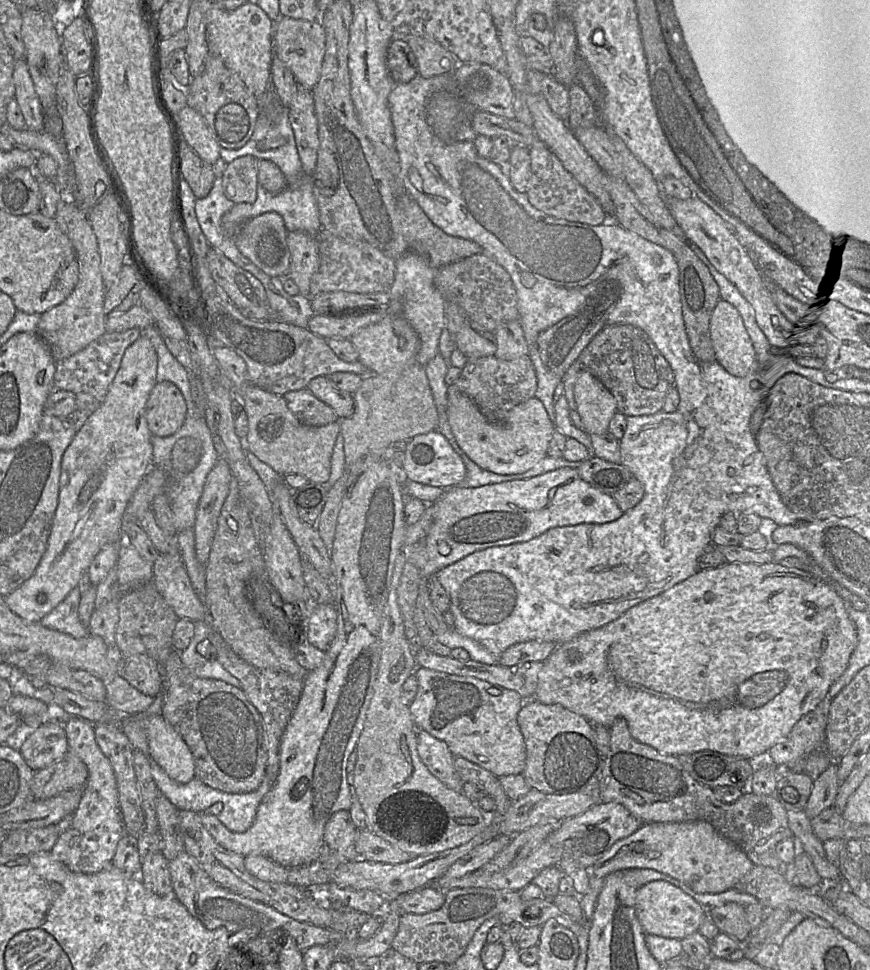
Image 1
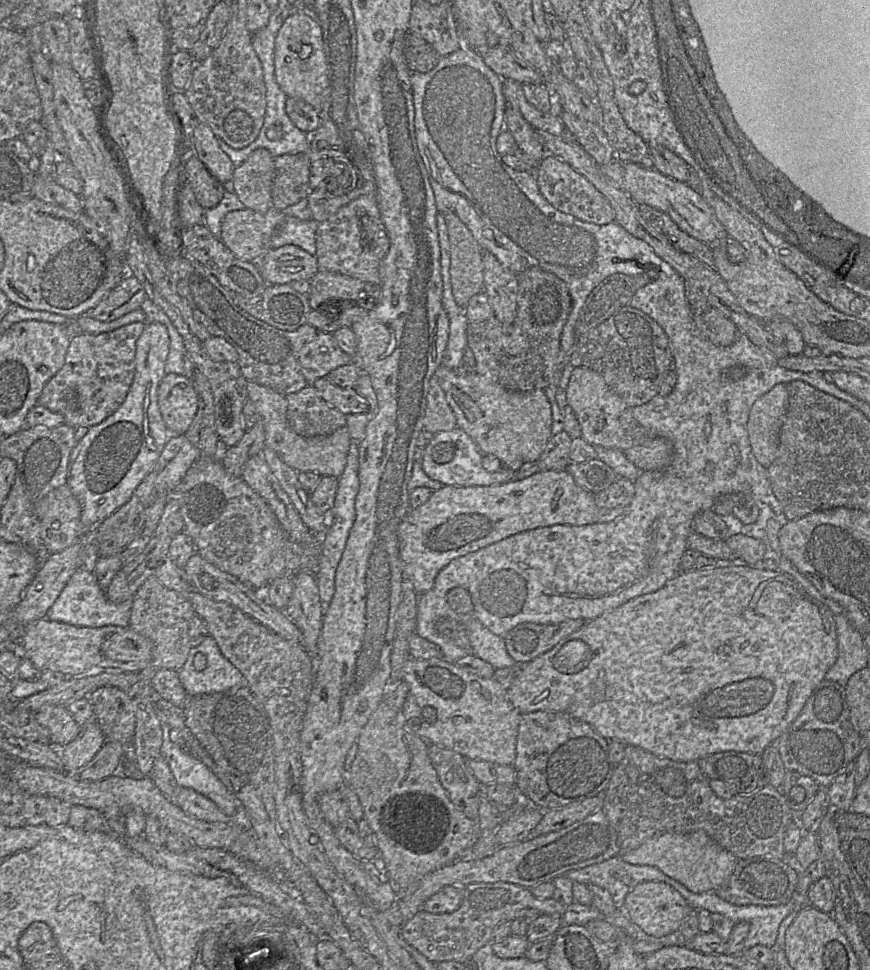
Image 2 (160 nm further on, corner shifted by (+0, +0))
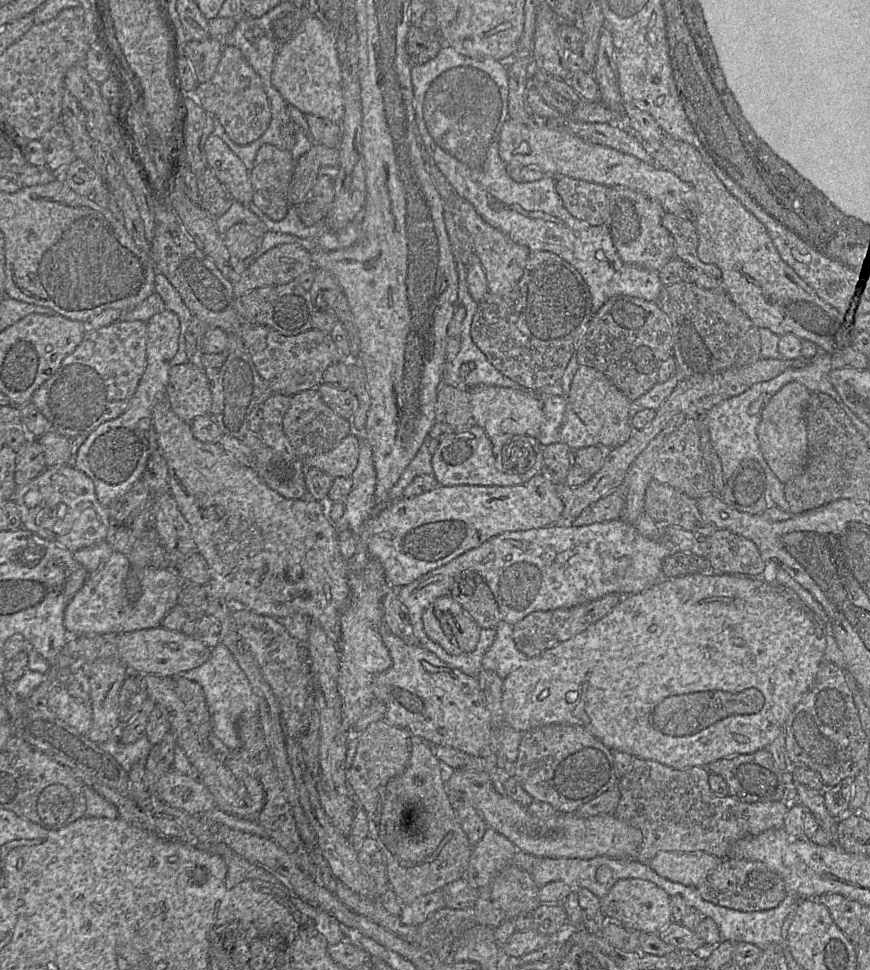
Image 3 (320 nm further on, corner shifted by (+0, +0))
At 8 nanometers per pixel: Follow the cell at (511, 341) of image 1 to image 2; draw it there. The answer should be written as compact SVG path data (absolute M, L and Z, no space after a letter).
M483 251L483 291L493 308L494 317L510 324L517 314L519 276L505 268L490 252Z

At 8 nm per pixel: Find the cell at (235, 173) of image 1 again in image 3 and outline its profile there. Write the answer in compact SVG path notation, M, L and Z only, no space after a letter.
M271 144L257 151L254 166L249 171L253 189L252 202L272 220L282 220L289 208L287 192L295 162L288 151Z

